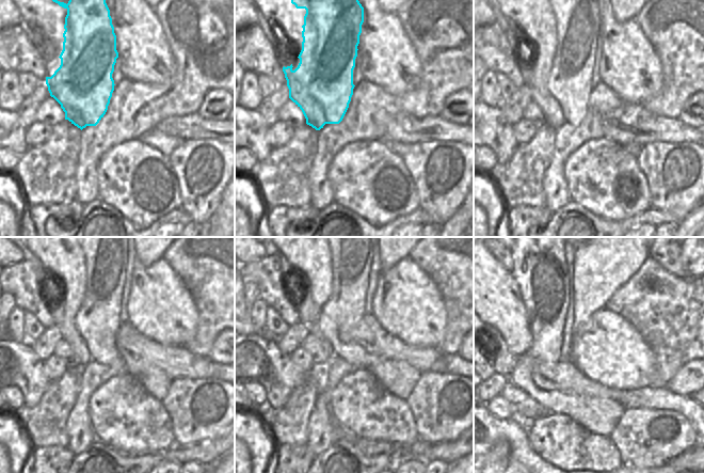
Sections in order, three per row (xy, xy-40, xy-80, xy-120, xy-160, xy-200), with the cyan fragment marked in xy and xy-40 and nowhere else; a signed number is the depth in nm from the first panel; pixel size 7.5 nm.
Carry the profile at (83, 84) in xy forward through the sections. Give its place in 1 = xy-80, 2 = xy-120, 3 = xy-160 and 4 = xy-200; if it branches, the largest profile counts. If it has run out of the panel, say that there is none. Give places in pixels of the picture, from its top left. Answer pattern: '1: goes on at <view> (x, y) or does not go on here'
1: goes on at xy-80 (561, 83)
2: goes on at xy-120 (89, 314)
3: goes on at xy-160 (325, 296)
4: goes on at xy-200 (540, 269)

